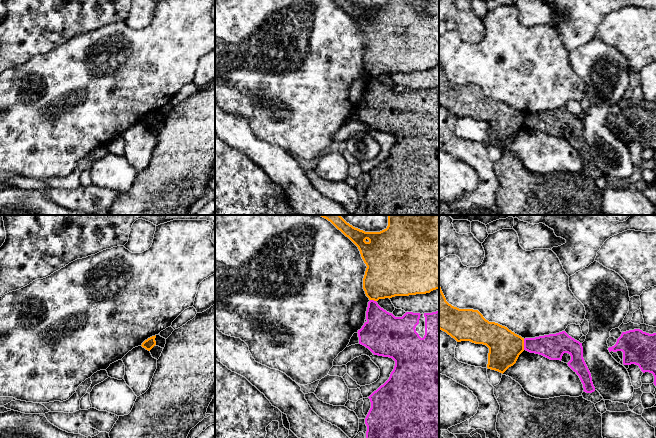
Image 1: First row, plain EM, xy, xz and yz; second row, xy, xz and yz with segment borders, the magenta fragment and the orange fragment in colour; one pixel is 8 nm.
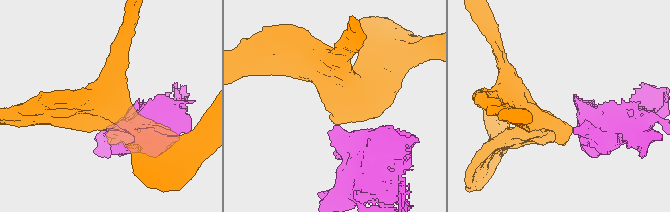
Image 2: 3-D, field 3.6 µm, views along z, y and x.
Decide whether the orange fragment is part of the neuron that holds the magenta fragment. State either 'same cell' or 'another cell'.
another cell

